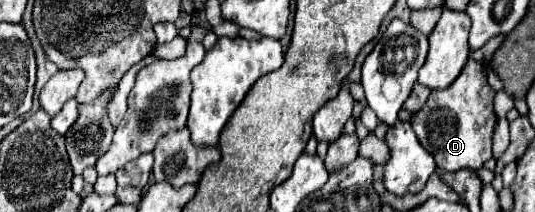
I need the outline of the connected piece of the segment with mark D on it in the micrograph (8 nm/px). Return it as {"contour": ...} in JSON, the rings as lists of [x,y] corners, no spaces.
{"contour":[[[469,59],[461,75],[445,89],[431,91],[427,103],[411,117],[411,127],[417,133],[421,145],[435,157],[437,169],[481,169],[491,157],[491,135],[497,123],[493,111],[495,91],[487,83],[485,65]]]}

